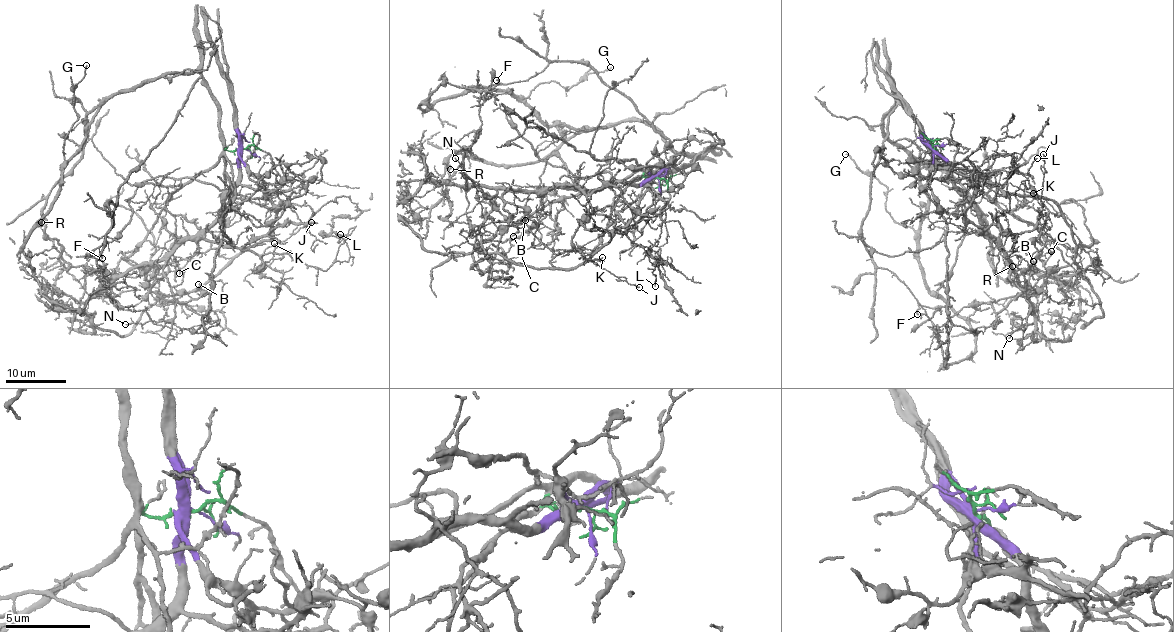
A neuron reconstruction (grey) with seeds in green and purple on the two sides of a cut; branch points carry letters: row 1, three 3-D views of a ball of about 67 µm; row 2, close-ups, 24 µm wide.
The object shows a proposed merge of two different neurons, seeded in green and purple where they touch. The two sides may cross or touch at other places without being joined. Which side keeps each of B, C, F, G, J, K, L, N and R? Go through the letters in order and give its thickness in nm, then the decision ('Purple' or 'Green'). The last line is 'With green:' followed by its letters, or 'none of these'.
B: Thickness 170 nm. Purple
C: Thickness 120 nm. Green
F: Thickness 130 nm. Green
G: Thickness 160 nm. Green
J: Thickness 110 nm. Purple
K: Thickness 100 nm. Purple
L: Thickness 100 nm. Purple
N: Thickness 90 nm. Purple
R: Thickness 90 nm. Green
With green: C, F, G, R

